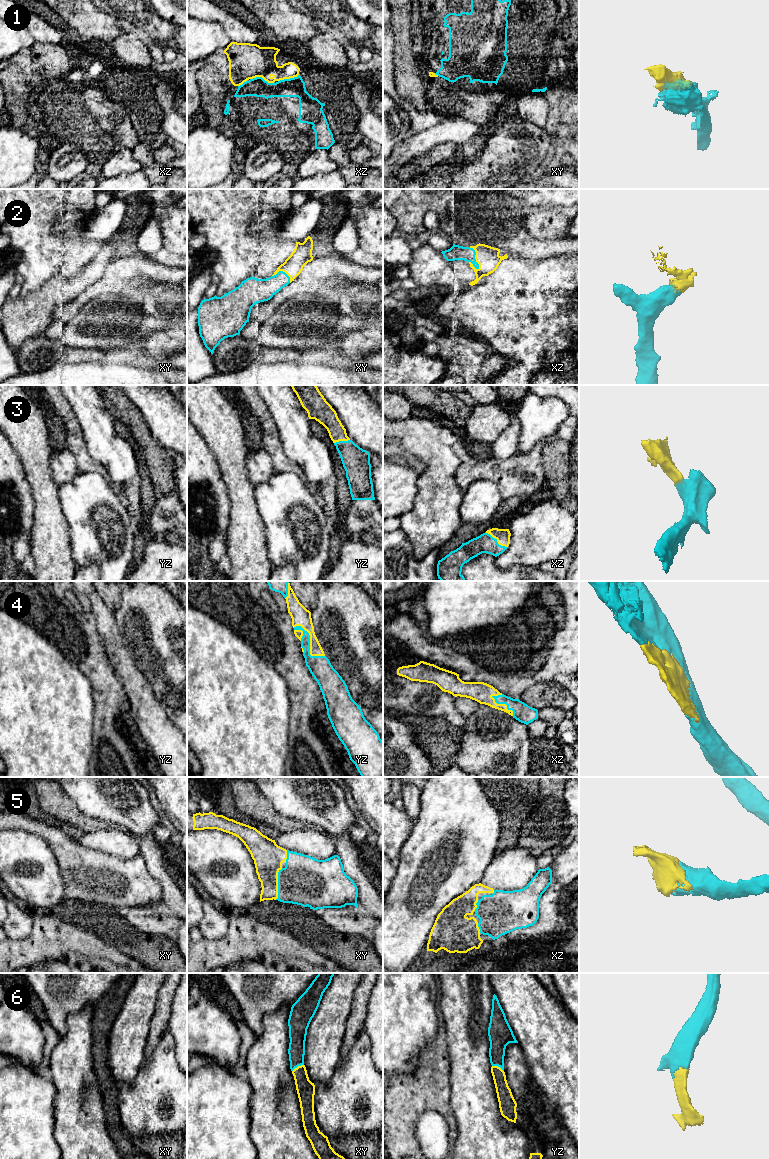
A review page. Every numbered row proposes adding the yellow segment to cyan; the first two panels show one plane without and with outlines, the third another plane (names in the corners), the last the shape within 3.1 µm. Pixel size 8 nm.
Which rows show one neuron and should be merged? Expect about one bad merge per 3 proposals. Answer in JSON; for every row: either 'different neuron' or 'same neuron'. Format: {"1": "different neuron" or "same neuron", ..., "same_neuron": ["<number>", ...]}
{"1": "different neuron", "2": "same neuron", "3": "same neuron", "4": "same neuron", "5": "same neuron", "6": "same neuron", "same_neuron": ["2", "3", "4", "5", "6"]}

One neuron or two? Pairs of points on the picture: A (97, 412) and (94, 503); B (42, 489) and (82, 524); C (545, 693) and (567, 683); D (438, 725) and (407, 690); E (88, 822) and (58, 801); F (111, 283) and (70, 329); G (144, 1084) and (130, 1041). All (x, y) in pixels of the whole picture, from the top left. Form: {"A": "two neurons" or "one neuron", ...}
{"A": "two neurons", "B": "two neurons", "C": "two neurons", "D": "two neurons", "E": "one neuron", "F": "two neurons", "G": "two neurons"}

